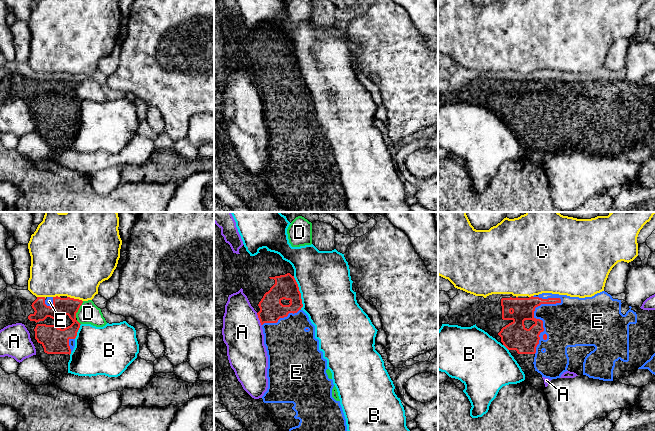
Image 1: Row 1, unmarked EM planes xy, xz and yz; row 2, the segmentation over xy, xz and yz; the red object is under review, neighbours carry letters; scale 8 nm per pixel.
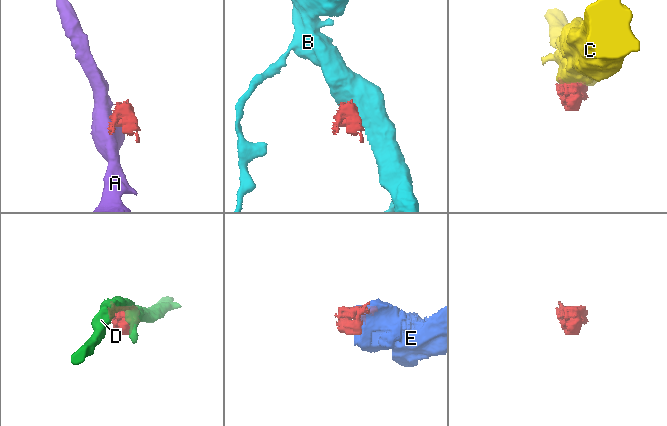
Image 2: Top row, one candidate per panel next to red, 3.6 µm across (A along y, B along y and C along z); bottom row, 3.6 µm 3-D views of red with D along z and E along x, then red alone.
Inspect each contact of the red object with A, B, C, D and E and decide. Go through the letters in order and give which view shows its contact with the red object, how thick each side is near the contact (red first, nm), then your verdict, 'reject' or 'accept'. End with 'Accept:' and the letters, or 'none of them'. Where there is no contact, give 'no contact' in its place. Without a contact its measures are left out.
A: meets red in xz; 190 nm thick on the red side, 320 nm on the other; reject
B: meets red in xz; 190 nm thick on the red side, 440 nm on the other; reject
C: meets red in xy; 140 nm thick on the red side, 460 nm on the other; reject
D: meets red in xy; 140 nm thick on the red side, 170 nm on the other; reject
E: meets red in yz; 220 nm thick on the red side, 360 nm on the other; reject
Accept: none of them

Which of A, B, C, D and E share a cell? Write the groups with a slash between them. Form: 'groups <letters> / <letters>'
groups A / B / C / D / E

